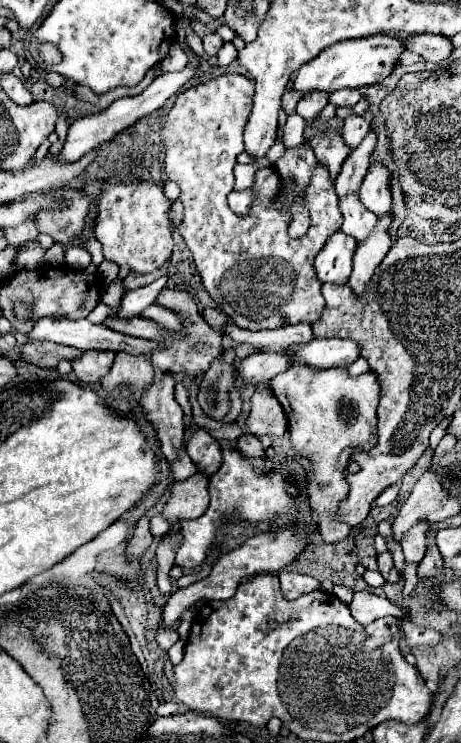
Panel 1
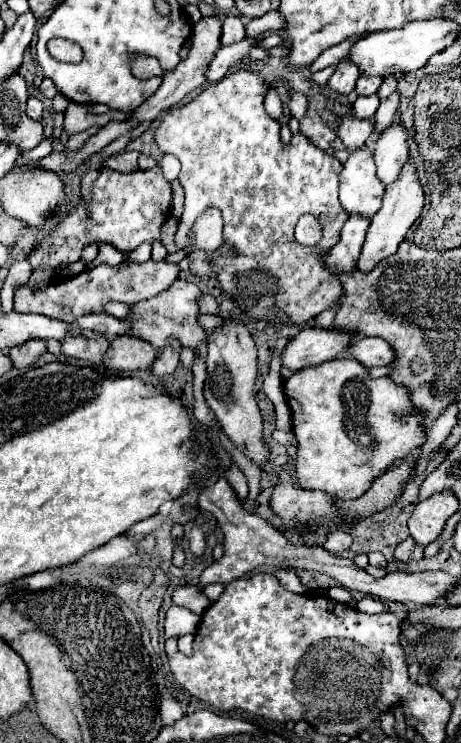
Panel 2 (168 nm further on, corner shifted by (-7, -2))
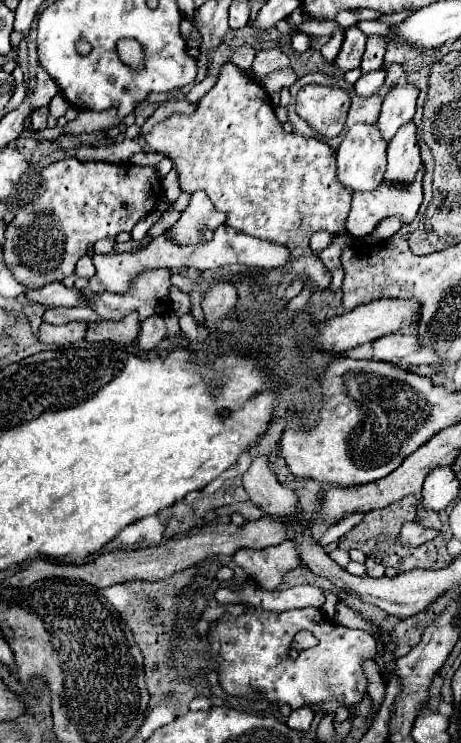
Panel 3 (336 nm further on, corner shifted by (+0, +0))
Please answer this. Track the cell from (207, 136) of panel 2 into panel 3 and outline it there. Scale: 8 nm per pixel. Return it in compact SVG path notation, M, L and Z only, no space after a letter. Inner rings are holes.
M225 63L219 81L197 103L193 115L173 115L157 123L145 139L151 151L167 153L175 163L183 191L203 189L215 209L229 215L225 225L291 249L291 261L285 267L263 271L257 277L259 283L279 283L285 273L291 273L303 275L319 289L329 287L331 273L309 249L309 237L321 229L339 233L353 191L345 191L337 183L335 151L327 143L299 133L283 133L269 95L255 79Z

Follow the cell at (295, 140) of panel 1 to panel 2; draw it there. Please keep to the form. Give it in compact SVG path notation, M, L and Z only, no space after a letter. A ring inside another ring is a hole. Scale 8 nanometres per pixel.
M302 93L292 95L292 101L290 101L290 105L288 105L288 109L290 109L290 115L292 115L292 117L296 117L298 121L300 121L300 119L304 119L306 107L308 107L308 101L306 101L306 97L304 97Z

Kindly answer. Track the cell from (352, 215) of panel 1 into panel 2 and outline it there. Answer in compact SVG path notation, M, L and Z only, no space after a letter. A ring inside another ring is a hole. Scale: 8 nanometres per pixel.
M356 149L340 173L340 205L348 215L360 213L362 217L372 217L382 205L382 197L384 185L376 177L370 149Z

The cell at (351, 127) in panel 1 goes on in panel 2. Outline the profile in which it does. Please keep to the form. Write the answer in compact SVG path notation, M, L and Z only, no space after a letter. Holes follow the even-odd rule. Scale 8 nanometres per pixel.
M374 93L374 95L368 95L368 97L358 97L356 103L352 105L352 113L354 113L356 117L360 117L360 119L370 121L370 119L374 117L378 105L380 105L380 99L378 99L376 93Z

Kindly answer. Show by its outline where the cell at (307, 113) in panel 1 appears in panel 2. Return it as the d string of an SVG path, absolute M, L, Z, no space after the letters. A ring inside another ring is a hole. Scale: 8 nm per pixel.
M342 59L336 65L336 71L330 77L330 81L328 81L328 89L338 93L338 95L348 95L354 89L358 77L360 77L360 71L356 69L356 65L352 65L350 61Z

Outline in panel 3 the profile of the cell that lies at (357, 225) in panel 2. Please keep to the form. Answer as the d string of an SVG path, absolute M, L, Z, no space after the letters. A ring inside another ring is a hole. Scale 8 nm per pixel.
M423 165L421 169L417 171L417 177L413 179L413 183L409 183L409 187L397 187L397 185L391 185L391 183L381 183L377 187L377 191L367 191L367 193L361 193L357 191L357 195L353 195L353 203L351 203L351 211L349 211L349 217L347 217L347 231L349 235L353 237L363 237L363 235L369 235L377 223L381 219L387 219L387 217L397 217L403 225L409 225L413 221L413 217L417 215L419 211L419 205L423 201Z

